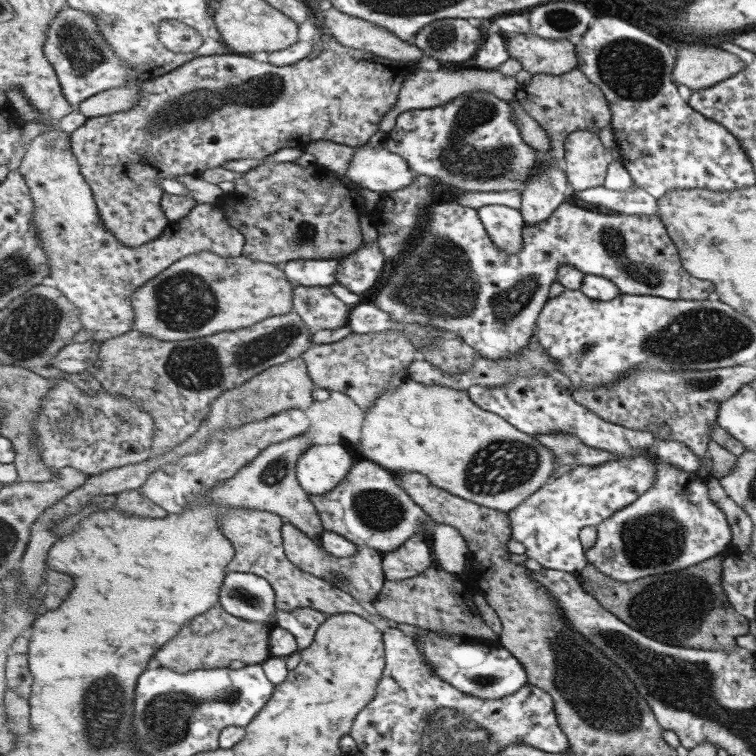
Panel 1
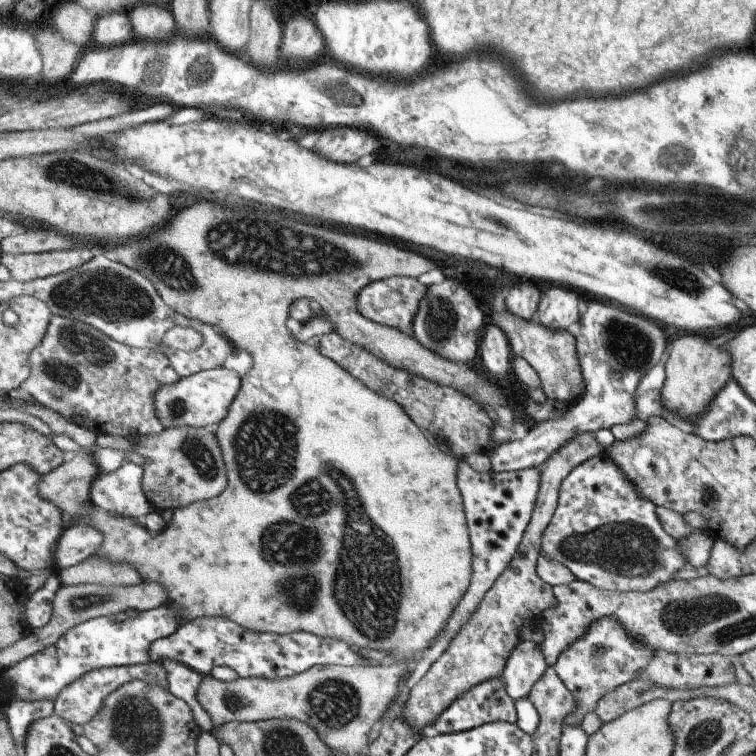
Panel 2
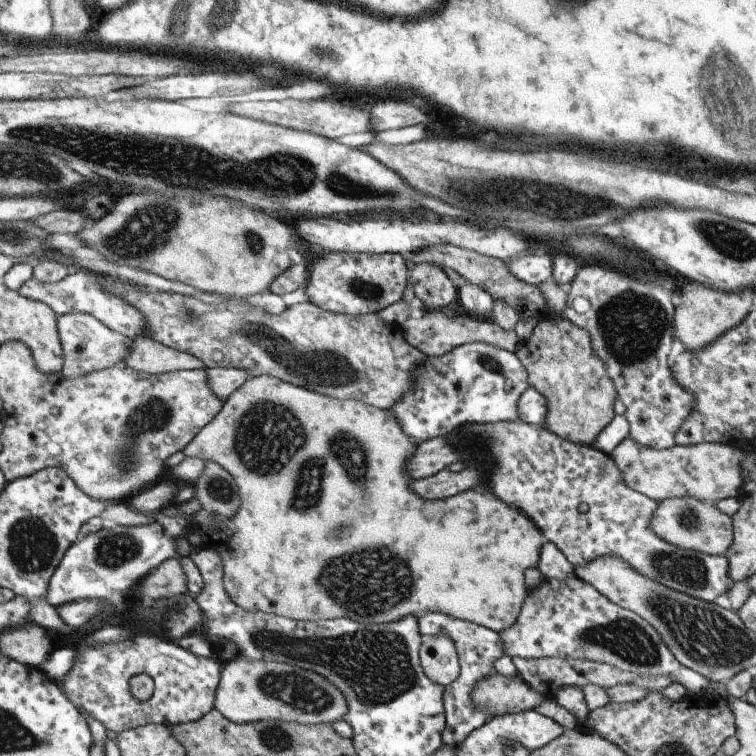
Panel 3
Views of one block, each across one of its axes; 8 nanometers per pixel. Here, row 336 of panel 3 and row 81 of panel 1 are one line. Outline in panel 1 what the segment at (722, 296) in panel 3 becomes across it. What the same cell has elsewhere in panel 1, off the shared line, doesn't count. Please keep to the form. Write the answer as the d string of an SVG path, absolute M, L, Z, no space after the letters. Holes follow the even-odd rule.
M680 41L673 68L673 78L692 90L713 86L732 77L744 68L744 62L735 54L703 43Z

